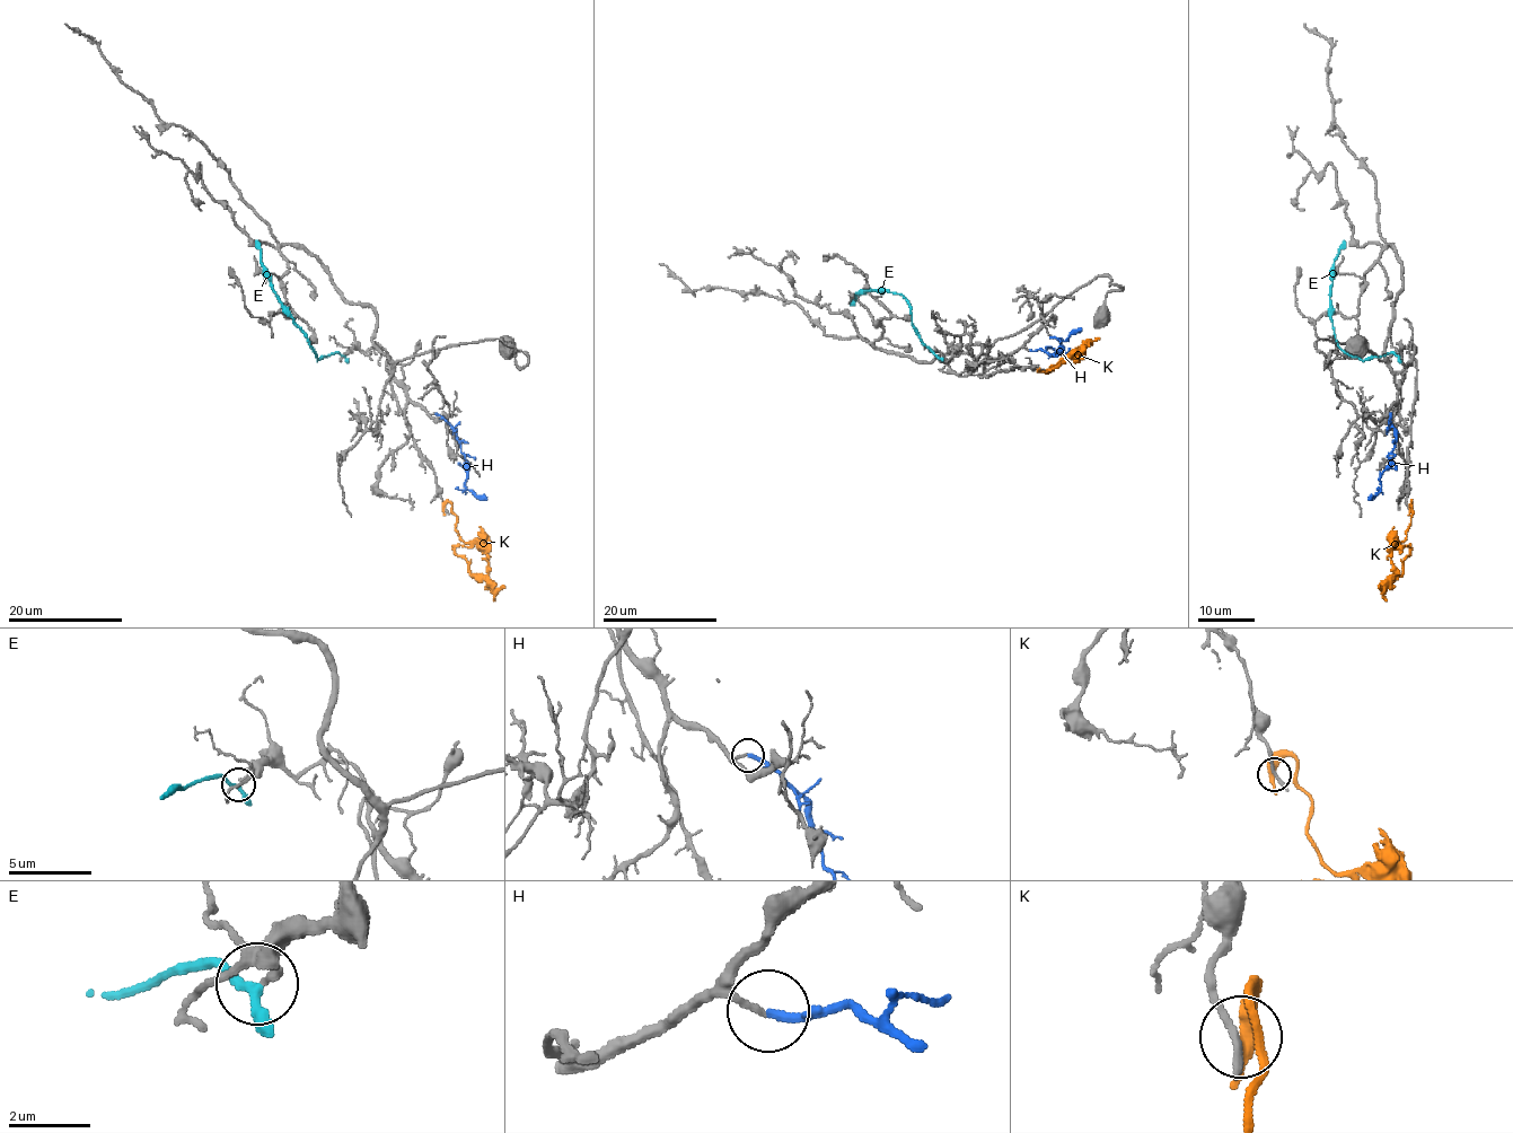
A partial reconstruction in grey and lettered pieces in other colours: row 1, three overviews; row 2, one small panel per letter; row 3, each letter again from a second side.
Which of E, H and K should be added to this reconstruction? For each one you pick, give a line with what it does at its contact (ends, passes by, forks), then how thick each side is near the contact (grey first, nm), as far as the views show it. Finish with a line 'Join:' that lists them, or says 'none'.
H: It ends there. Thickness 170 nm (grey) against 220 nm
Join: H

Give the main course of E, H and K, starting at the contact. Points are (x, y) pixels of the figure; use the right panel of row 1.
E: (1398, 356), (1387, 352), (1362, 360), (1348, 356), (1338, 345), (1331, 322), (1329, 290), (1334, 258), (1344, 240)
H: (1389, 414), (1395, 431), (1392, 451), (1388, 455), (1389, 465), (1379, 476), (1381, 490), (1368, 500)
K: (1409, 508), (1406, 538), (1392, 551), (1393, 578), (1383, 595), (1387, 600)

